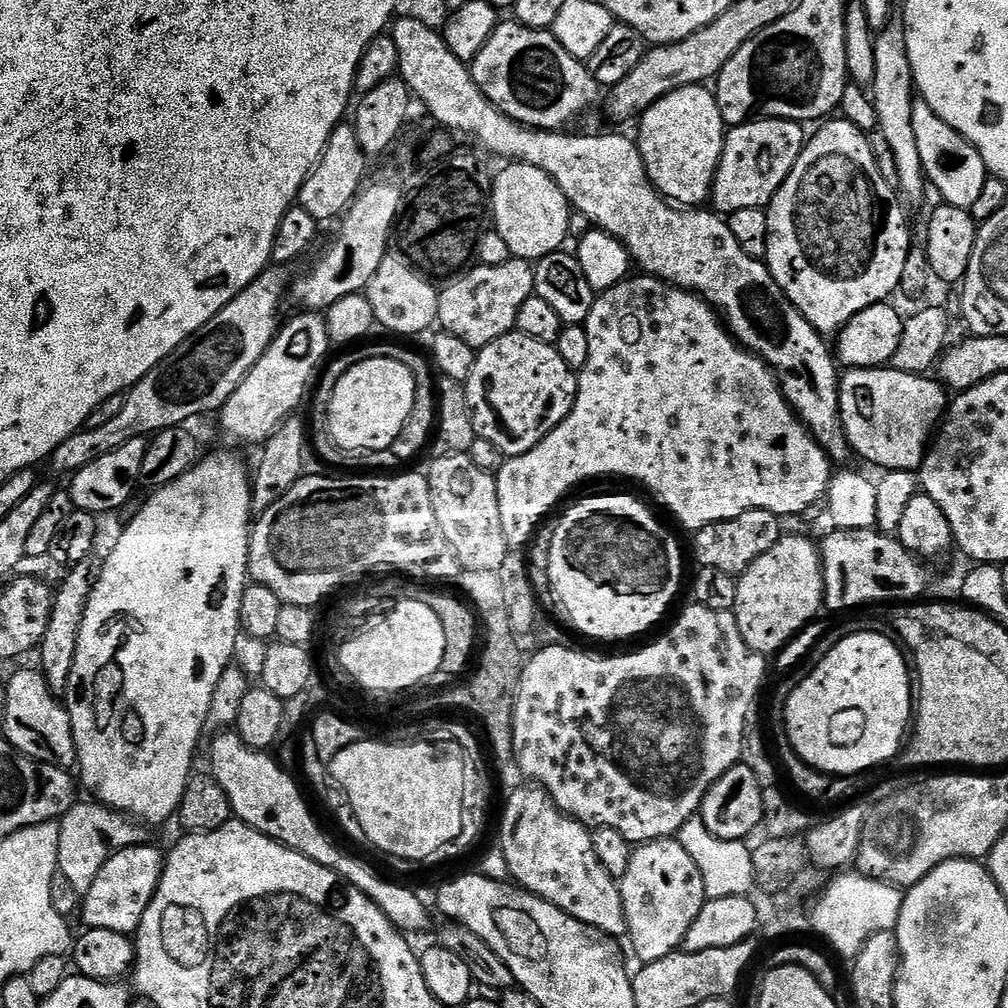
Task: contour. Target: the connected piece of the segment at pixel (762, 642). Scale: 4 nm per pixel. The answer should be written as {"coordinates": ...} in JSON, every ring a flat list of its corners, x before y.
{"coordinates":[[781,535,776,545,758,562,750,565,746,571,738,577,738,602,734,609,738,630,742,630,742,638,746,638,746,646,755,652,771,654,779,650,783,644,788,644,819,612,824,608,824,575,820,566,820,551,817,541,807,540,804,536]]}

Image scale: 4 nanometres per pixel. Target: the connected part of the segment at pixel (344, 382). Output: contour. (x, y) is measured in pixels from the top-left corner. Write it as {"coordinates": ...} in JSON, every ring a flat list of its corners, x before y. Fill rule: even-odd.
{"coordinates":[[385,356,361,358,350,370,341,372,326,409,331,443,344,452,385,452,394,438,402,434,410,410,414,410,416,383,414,374,402,362],[328,416,328,417,327,417]]}

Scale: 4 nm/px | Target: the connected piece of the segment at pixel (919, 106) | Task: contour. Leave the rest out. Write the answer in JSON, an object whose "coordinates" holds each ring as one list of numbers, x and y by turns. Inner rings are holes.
{"coordinates":[[913,99,914,135,918,138,918,154,922,154,922,166,927,183,936,187,939,199,945,204,971,210,982,186,987,182,988,167,982,162,976,147,958,130,946,126,925,100]]}

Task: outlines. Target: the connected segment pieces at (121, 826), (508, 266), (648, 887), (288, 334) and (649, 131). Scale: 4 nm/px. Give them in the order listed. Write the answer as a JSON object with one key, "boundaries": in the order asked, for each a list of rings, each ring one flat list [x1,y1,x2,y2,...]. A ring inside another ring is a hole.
{"boundaries":[[[77,802,58,823,58,872,65,876,81,894,94,886,94,878,98,878,98,870,106,866,113,852,121,848,132,848,136,844,145,843,145,829,139,823,133,822,125,813,115,812,113,808,105,808,99,802,84,804]],[[519,258,510,259,502,266,476,266,468,271,448,282,453,284,439,289,436,318,443,331,454,334,454,338,462,338,466,346,479,350,515,329,522,302,534,295,536,273,529,261]],[[679,839,651,840,648,844,639,845,632,853,630,867,624,876,619,877,618,883,628,927,626,940,632,943,632,952,640,959,639,963,645,965,658,962,677,951,684,943,686,930,690,930,694,918,698,918,698,910,702,910,706,899,702,874,694,858,690,858,690,854,686,854,686,850,680,845]],[[312,310,296,315,300,316,294,317,285,328,283,325,277,331,272,345,220,409,220,432,230,443,263,445,272,437,274,430,278,430,282,421,297,411,296,407,304,400,308,379,312,375,313,379,325,363,330,349,327,319]],[[691,84,685,88,674,90,658,102,654,102,639,117,640,157,644,159,644,168,648,172,648,179,653,188,665,200,676,206,700,206,712,195,712,183,716,177,716,167,722,158,726,125,722,114,718,110,716,93,711,87]]]}

